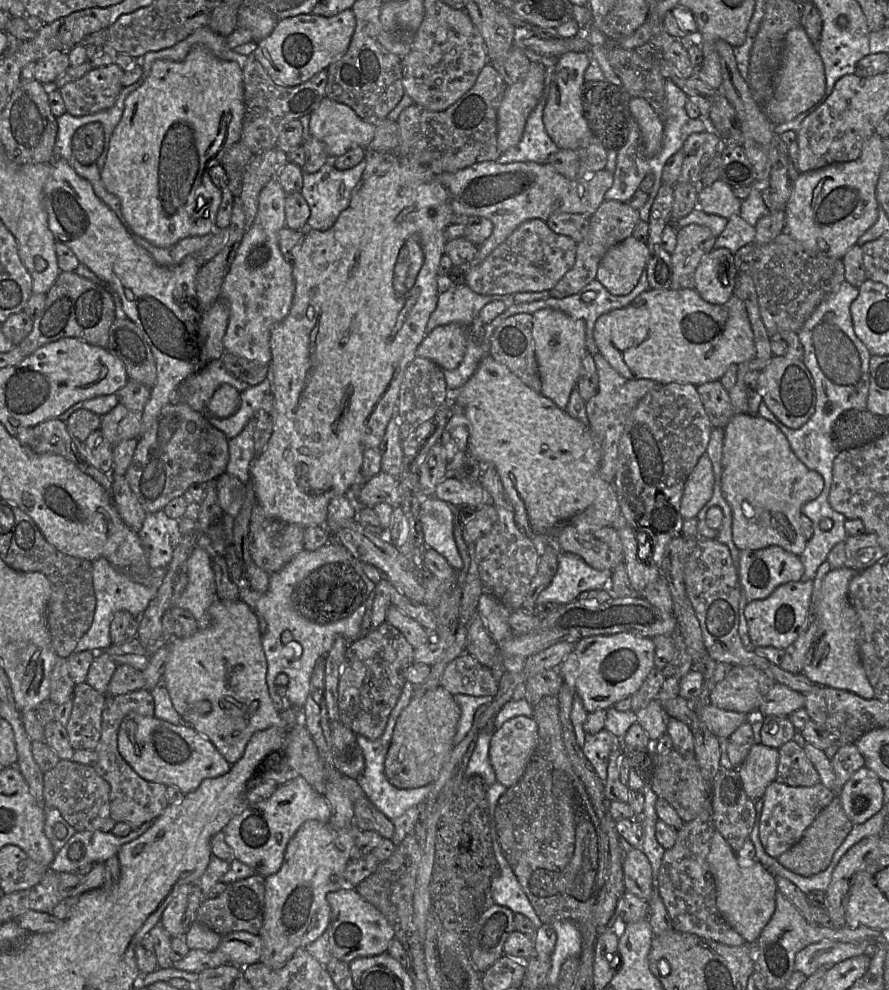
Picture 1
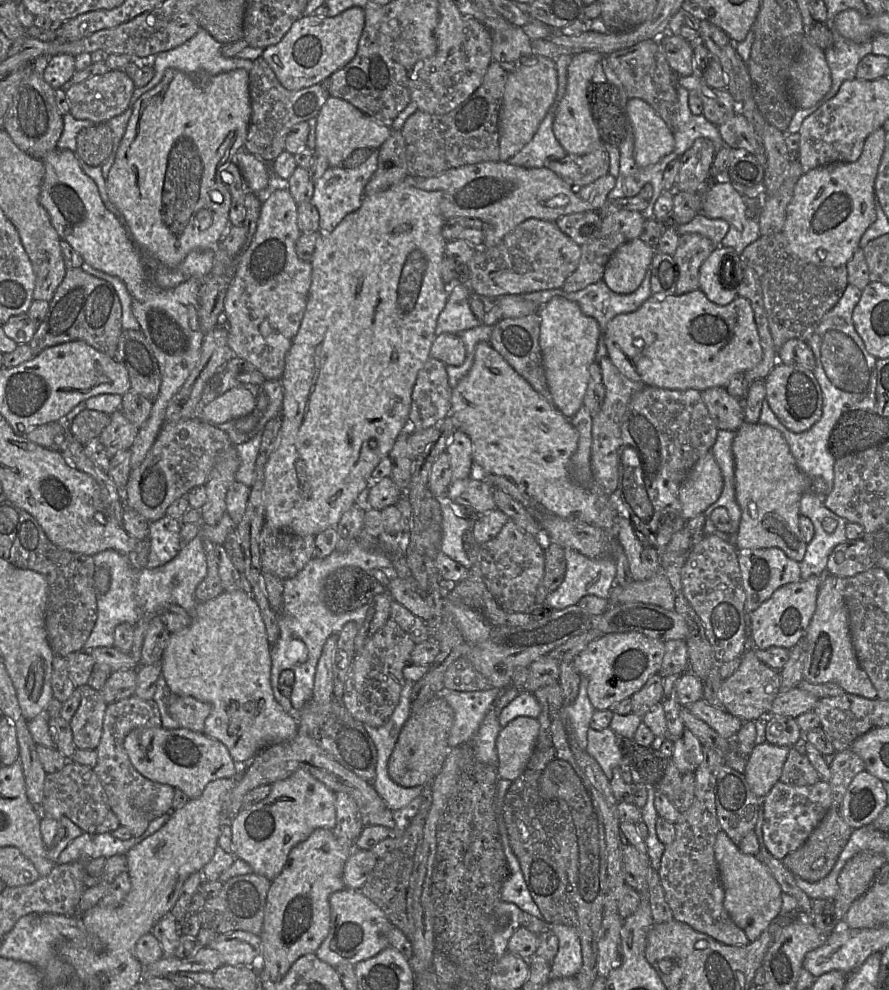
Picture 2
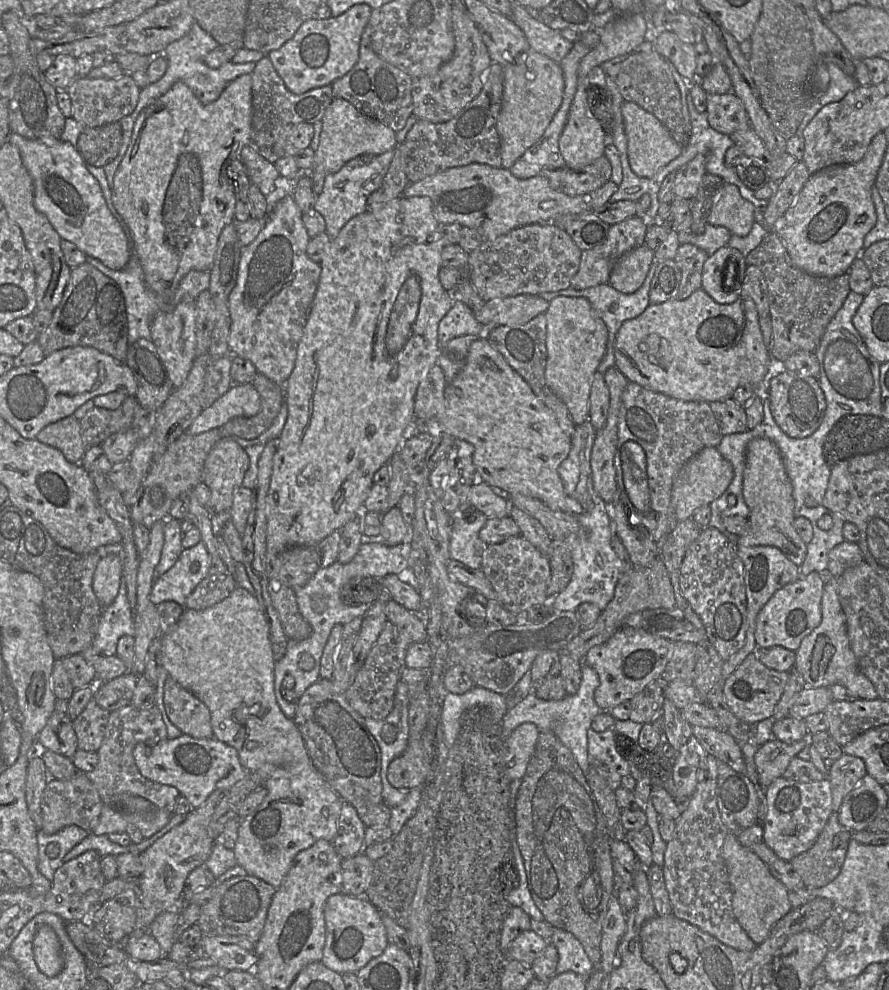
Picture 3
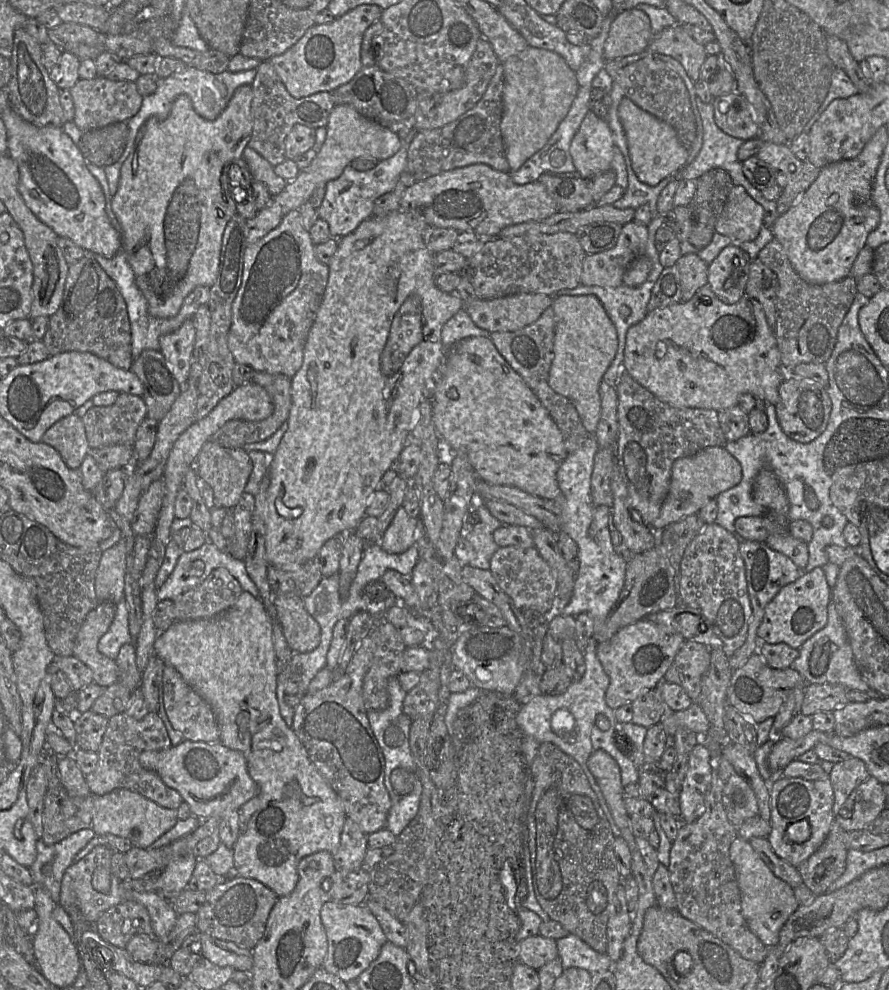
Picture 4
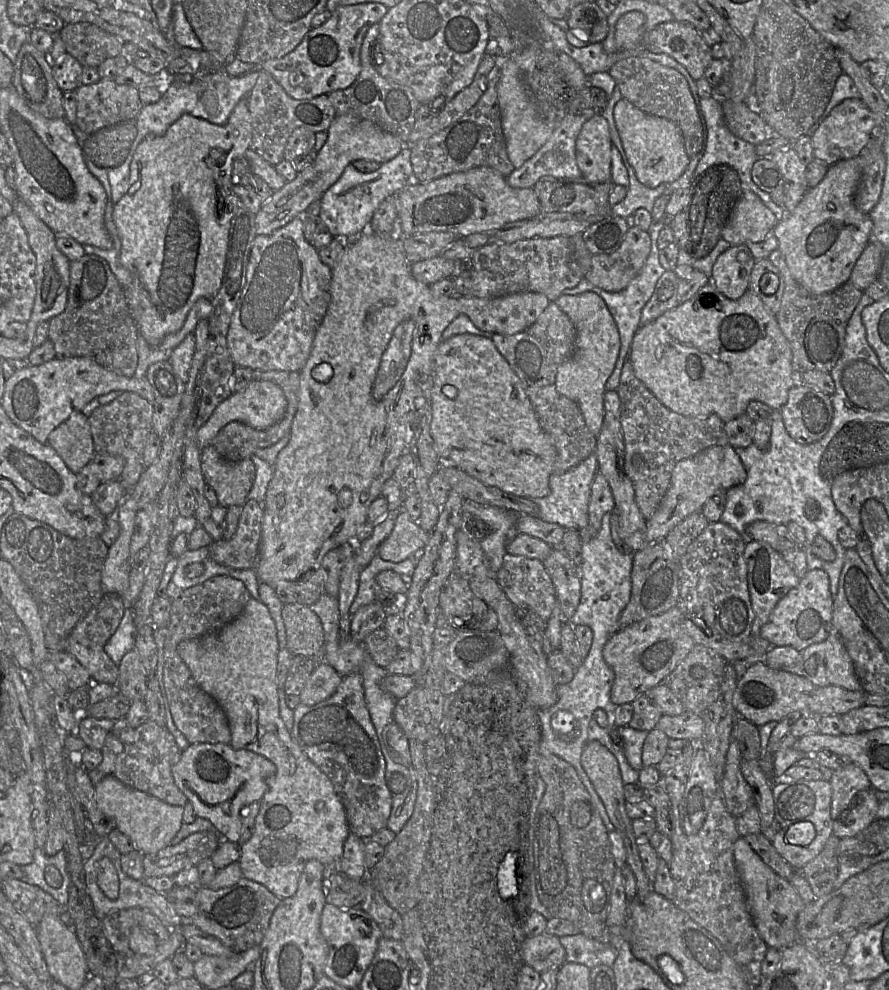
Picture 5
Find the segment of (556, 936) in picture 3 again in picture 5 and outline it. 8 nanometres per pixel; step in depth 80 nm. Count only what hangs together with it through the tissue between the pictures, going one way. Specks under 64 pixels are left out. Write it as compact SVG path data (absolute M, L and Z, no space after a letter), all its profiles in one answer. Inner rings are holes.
M578 934L559 938L566 952L565 963L578 963L590 969L597 966L612 967L618 949L606 940L595 940Z

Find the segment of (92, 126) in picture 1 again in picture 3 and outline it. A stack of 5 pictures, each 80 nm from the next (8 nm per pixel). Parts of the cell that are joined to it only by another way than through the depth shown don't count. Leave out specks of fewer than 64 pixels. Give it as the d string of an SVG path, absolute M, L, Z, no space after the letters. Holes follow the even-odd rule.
M112 122L98 127L85 127L78 137L76 148L86 163L105 167L118 156L121 143L121 124Z

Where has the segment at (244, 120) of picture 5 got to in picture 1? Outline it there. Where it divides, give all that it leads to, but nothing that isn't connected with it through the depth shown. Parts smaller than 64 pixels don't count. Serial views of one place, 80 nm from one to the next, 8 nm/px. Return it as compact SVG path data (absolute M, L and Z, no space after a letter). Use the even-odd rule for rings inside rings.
M194 47L181 62L162 59L154 61L146 77L143 71L142 79L142 84L125 99L123 114L111 135L106 161L100 174L107 191L120 200L122 215L133 232L154 246L169 248L186 237L203 236L216 230L216 215L222 201L222 192L212 182L209 169L215 164L221 164L224 153L241 140L245 115L243 71L234 61L219 59L207 48Z

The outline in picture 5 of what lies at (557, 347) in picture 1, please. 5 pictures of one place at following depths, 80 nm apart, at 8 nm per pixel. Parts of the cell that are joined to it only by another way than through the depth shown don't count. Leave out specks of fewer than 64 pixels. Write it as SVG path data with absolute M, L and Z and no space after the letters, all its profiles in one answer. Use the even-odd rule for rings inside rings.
M595 292L562 294L555 303L567 314L576 329L573 355L558 368L555 386L560 394L578 404L589 431L598 436L604 420L606 383L615 368L621 347L619 330L607 304Z

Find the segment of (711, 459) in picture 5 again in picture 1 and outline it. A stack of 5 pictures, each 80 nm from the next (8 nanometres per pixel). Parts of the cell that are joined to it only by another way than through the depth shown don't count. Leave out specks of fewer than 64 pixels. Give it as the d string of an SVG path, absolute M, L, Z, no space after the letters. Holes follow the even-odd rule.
M704 454L699 458L684 486L680 505L680 514L684 520L696 518L711 499L713 488L713 467L709 457Z

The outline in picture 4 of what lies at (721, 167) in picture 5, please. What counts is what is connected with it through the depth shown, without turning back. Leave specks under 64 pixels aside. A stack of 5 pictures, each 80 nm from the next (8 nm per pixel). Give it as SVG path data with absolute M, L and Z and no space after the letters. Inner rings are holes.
M713 168L696 180L696 192L689 204L691 231L688 241L697 249L710 244L715 225L728 196L735 186L731 175L722 168Z

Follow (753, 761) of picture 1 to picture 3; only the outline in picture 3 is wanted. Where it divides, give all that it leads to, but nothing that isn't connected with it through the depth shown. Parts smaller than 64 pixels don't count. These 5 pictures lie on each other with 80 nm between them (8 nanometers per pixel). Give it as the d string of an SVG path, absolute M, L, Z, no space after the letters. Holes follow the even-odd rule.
M810 735L794 743L785 743L773 738L759 746L754 757L759 786L766 788L783 776L790 760L809 745Z

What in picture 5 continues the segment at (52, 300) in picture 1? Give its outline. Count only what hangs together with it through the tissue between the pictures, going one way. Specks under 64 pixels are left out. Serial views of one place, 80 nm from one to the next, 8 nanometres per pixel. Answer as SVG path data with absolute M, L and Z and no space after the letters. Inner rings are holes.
M95 254L71 261L65 310L49 320L48 339L54 345L56 357L90 357L108 370L131 377L137 367L138 334L123 288L109 264Z

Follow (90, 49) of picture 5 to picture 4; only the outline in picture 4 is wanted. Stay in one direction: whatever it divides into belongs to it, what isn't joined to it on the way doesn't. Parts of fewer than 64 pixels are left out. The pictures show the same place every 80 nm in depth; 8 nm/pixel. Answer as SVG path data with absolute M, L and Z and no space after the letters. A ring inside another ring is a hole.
M62 22L48 29L49 42L65 52L70 52L80 60L95 60L105 49L106 35L85 25Z

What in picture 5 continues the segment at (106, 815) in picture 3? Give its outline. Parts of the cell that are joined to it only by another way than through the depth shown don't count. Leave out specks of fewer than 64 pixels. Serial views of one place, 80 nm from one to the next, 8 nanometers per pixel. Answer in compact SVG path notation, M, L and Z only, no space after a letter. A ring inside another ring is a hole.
M113 775L105 776L95 785L95 799L99 809L115 819L116 828L128 836L135 849L143 854L154 854L172 845L173 838L183 824L183 806L168 804L131 788Z

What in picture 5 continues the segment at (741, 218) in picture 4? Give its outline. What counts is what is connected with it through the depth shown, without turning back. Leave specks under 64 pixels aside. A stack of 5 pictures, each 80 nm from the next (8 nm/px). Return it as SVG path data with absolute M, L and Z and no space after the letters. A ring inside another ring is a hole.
M743 190L721 236L731 245L762 242L772 232L778 219L761 199L750 190Z

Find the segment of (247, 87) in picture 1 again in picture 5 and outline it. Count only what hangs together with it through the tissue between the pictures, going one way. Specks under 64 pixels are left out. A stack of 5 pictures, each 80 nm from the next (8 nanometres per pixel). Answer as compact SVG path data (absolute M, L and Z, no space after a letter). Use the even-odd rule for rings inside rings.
M260 70L258 79L248 95L248 108L252 118L253 135L250 148L272 166L283 161L287 141L297 128L315 133L327 131L337 116L328 94L297 100L290 97L276 79L267 71Z

